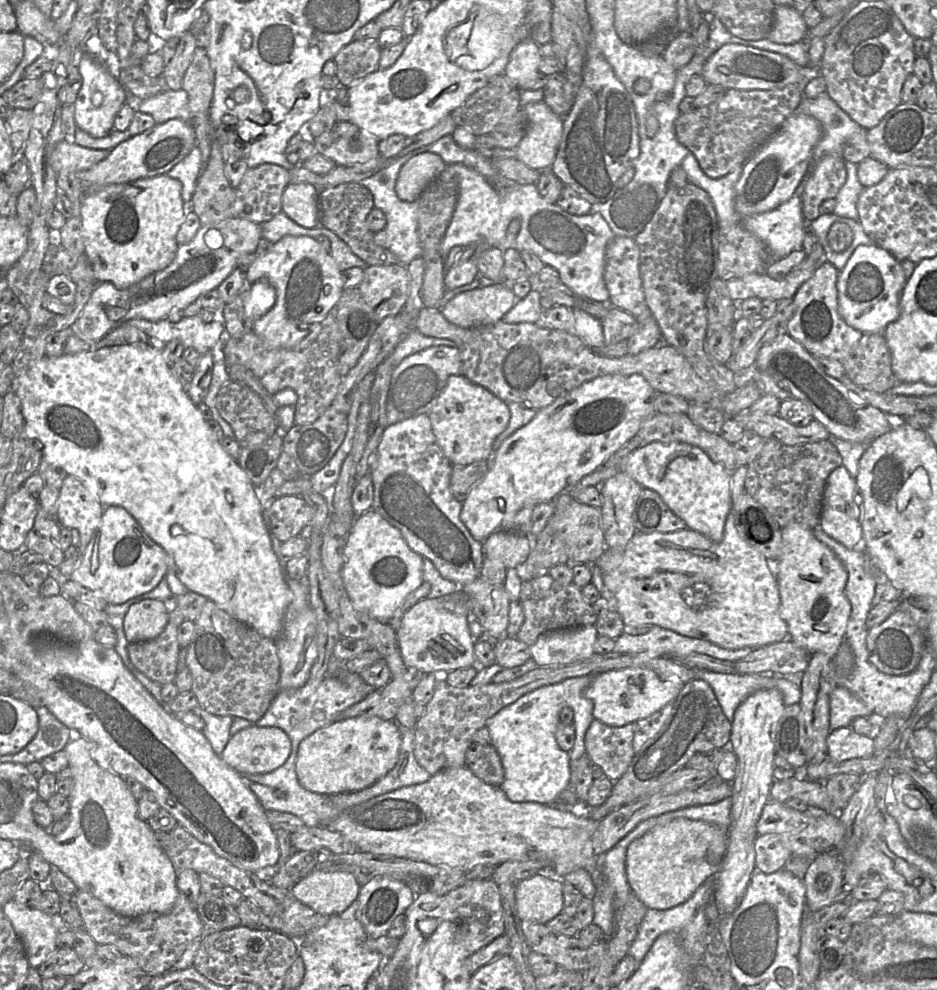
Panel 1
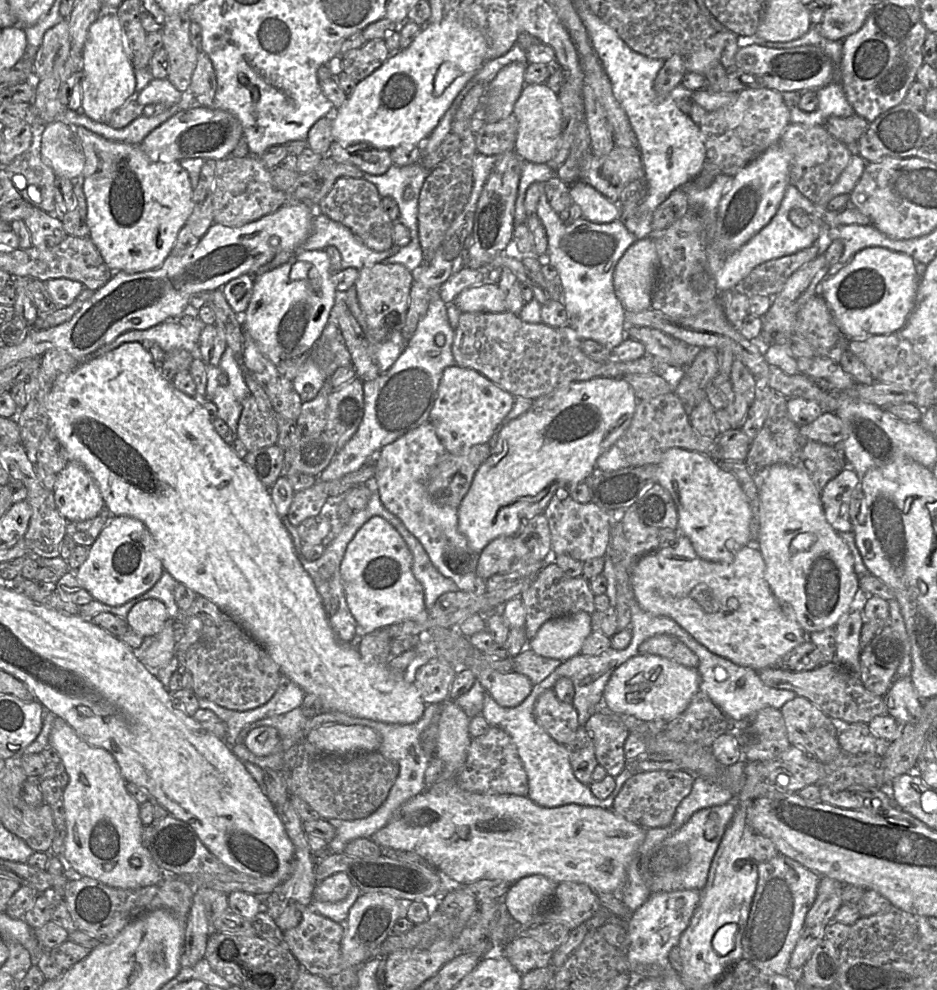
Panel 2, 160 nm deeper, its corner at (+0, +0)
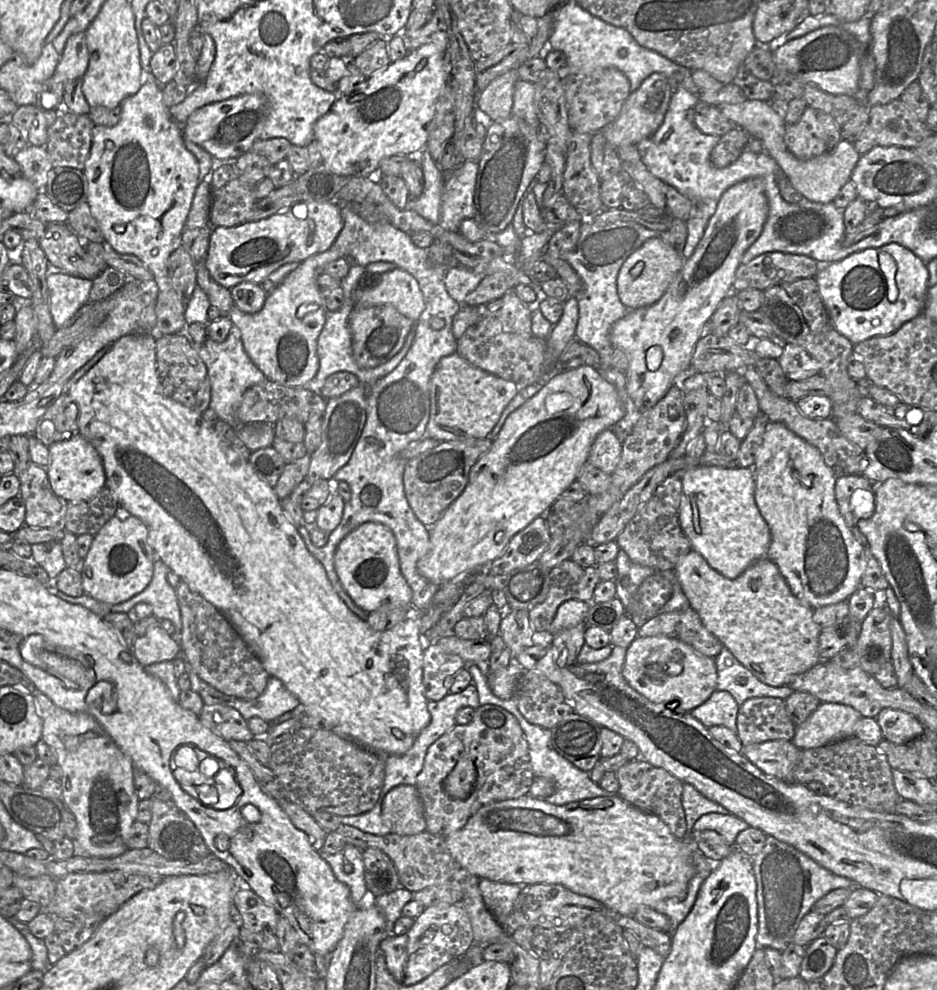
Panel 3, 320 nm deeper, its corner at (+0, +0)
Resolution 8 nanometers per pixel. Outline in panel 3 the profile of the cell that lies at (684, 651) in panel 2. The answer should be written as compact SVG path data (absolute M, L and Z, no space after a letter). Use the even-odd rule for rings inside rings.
M692 608L658 614L639 627L637 636L667 636L679 639L701 654L715 658L723 644L709 632Z

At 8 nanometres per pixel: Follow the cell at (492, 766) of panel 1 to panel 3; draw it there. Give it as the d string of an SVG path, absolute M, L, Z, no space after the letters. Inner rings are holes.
M480 705L475 709L474 718L469 724L456 724L448 733L441 736L428 748L424 766L416 781L416 788L424 806L426 831L435 836L447 837L462 829L469 818L484 805L528 795L533 780L534 774L530 763L528 743L515 716L496 705ZM461 758L472 760L477 770L475 785L470 796L465 800L450 797L443 788L444 780Z

